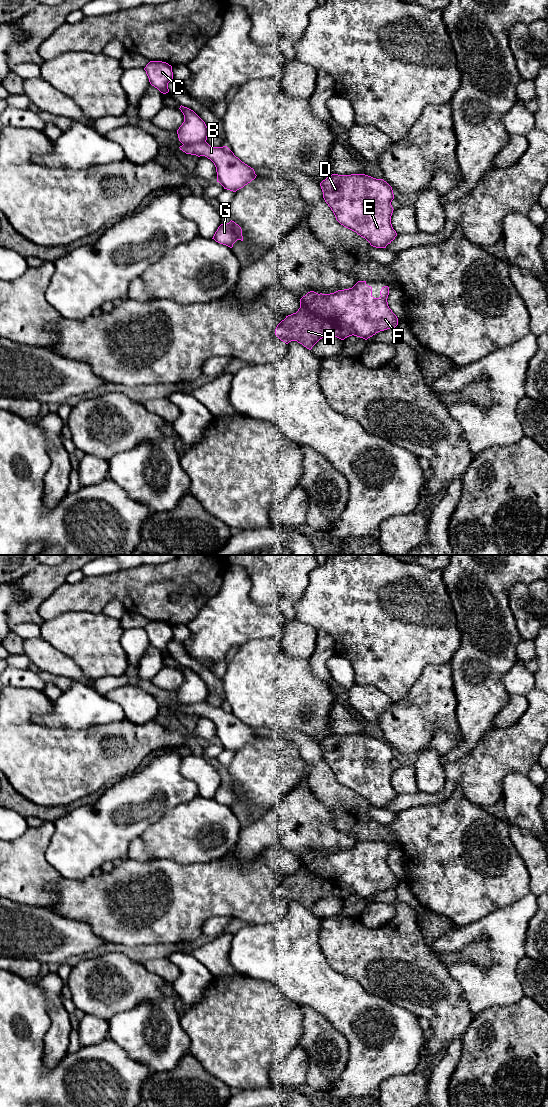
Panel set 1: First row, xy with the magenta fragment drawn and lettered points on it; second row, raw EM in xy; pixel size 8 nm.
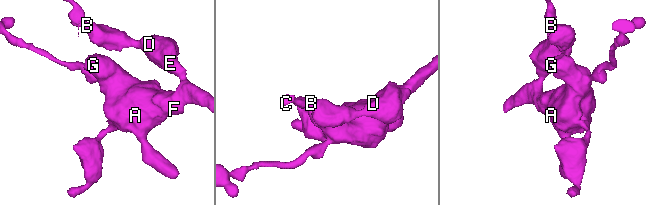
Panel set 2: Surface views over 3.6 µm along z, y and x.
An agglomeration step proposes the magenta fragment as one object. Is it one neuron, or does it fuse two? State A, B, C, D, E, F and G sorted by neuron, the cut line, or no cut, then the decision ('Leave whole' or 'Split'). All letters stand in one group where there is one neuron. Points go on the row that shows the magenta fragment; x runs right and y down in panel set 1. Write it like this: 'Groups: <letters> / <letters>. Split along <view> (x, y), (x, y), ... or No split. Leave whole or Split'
Groups: A B D E F G / C. Split along xy (205, 141), (183, 145). Split

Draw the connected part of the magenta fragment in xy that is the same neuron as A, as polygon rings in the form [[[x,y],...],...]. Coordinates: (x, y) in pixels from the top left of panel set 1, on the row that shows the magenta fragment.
[[[366,281],[330,294],[310,291],[300,299],[298,311],[277,325],[275,335],[286,344],[297,341],[309,350],[326,336],[344,340],[354,335],[367,340],[398,325],[387,302],[389,287],[382,287],[380,295],[374,298]]]

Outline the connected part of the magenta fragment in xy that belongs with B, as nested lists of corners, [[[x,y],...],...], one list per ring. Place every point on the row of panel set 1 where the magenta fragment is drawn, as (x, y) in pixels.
[[[207,142],[182,145],[180,150],[186,154],[205,156],[210,159],[217,172],[217,182],[224,189],[236,192],[256,178],[253,168],[242,162],[227,147],[212,147]]]

